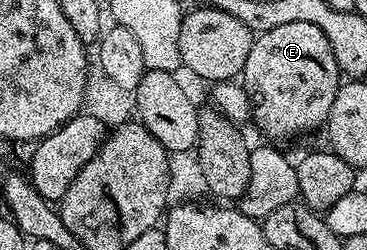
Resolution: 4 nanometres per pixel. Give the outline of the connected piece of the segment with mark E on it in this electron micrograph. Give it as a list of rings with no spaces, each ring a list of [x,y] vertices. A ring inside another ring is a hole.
[[[291,21],[291,25],[279,25],[279,29],[257,35],[251,45],[251,53],[247,53],[247,65],[242,69],[239,79],[249,94],[252,122],[257,122],[258,129],[269,141],[289,139],[300,131],[313,131],[316,127],[324,128],[329,122],[335,93],[339,93],[343,82],[331,41],[327,41],[319,25],[311,25],[307,21]]]

